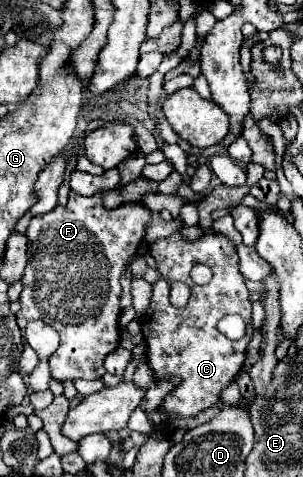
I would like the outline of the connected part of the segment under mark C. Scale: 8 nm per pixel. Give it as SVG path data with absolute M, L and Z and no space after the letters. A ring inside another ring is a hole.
M173 234L169 238L161 238L157 240L153 246L151 246L151 256L157 260L157 270L161 272L163 280L153 284L153 296L151 296L151 302L149 302L149 308L147 312L141 316L141 334L143 334L143 340L147 344L147 364L153 372L155 378L163 380L163 378L171 378L171 376L177 376L179 378L179 384L167 392L167 396L163 398L163 404L159 406L159 410L163 412L165 418L175 418L175 416L183 416L183 418L189 418L189 416L197 416L199 412L207 410L209 406L215 406L219 404L219 398L221 398L221 392L237 378L237 374L241 372L243 368L243 362L245 362L245 350L247 350L247 344L251 340L251 332L253 332L253 324L251 324L251 300L249 300L249 294L247 294L247 286L245 286L245 278L239 274L239 264L237 264L237 252L235 252L235 246L221 234L203 234L199 240L195 242L189 242L185 238L181 238L181 234ZM199 262L199 264L207 264L211 270L213 270L213 278L209 284L205 286L197 286L189 272L193 268L193 264ZM169 280L183 280L185 284L191 286L191 298L187 302L185 308L175 308L171 306L169 302ZM227 314L241 314L247 322L247 334L241 338L241 340L229 340L227 336L223 336L219 330L217 330L217 322L227 316Z

